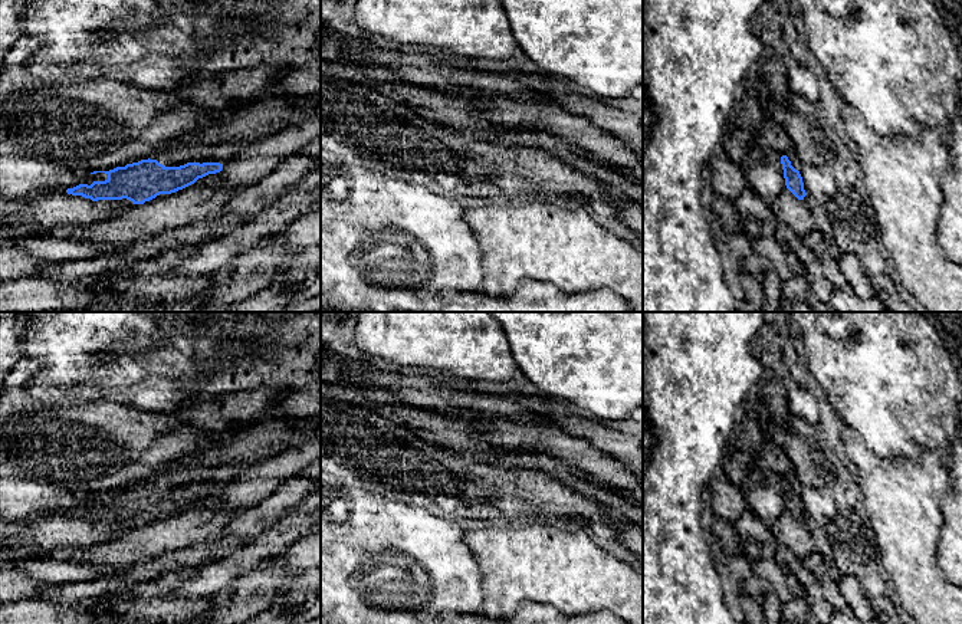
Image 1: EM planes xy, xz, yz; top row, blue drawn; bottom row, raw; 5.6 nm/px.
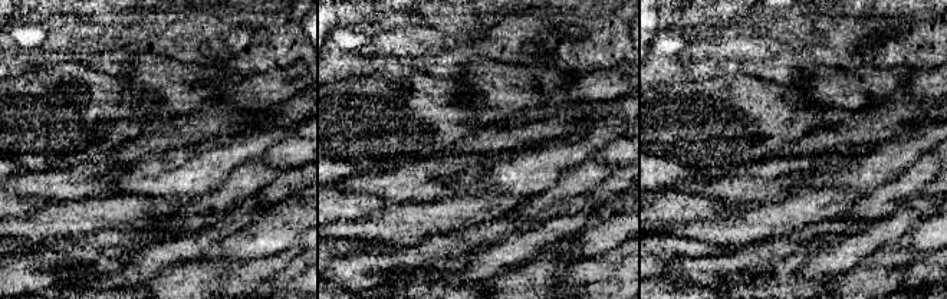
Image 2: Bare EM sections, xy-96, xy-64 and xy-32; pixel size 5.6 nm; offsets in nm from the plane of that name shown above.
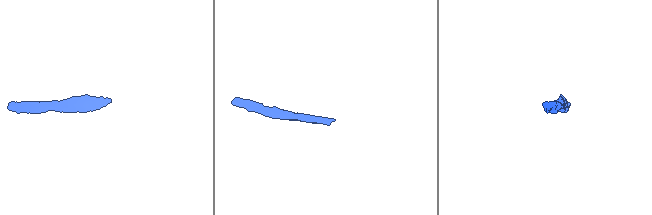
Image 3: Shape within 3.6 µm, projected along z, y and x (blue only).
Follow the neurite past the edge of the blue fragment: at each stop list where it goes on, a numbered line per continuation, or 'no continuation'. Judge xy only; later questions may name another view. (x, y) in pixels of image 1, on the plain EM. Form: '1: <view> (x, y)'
1: xy (181, 476)

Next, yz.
1: yz (793, 478)

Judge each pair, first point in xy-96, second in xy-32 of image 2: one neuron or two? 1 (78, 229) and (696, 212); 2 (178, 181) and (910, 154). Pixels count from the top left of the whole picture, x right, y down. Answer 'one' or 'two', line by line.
1: two
2: one

